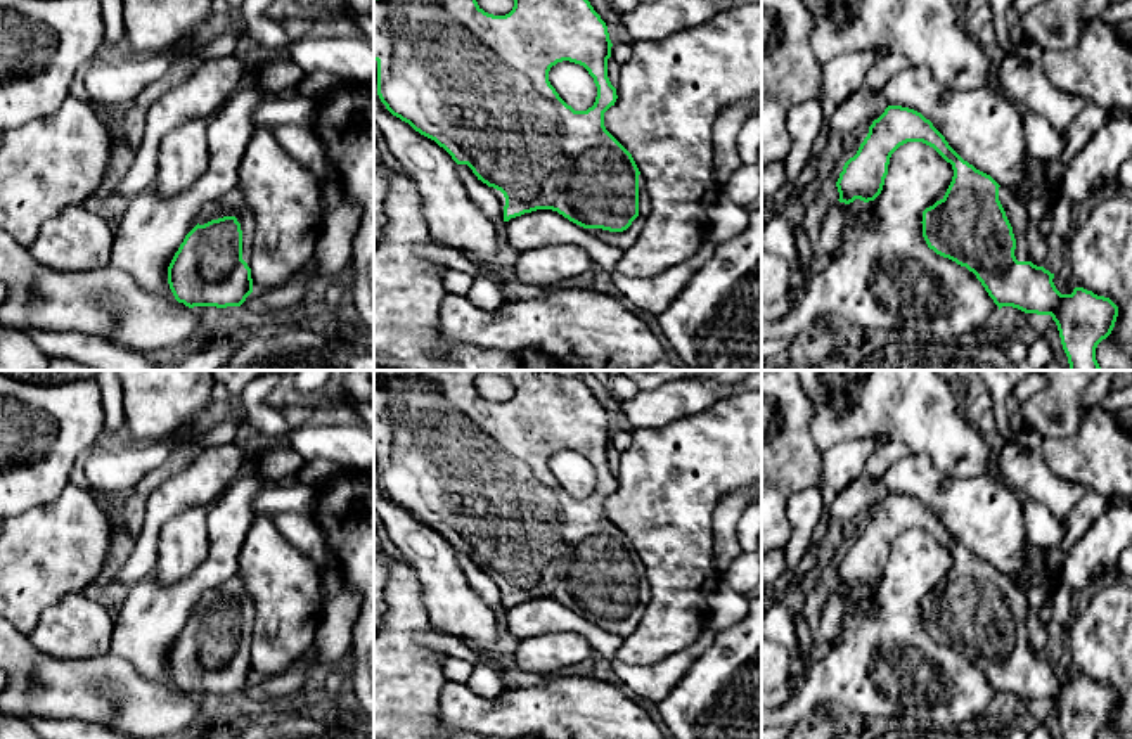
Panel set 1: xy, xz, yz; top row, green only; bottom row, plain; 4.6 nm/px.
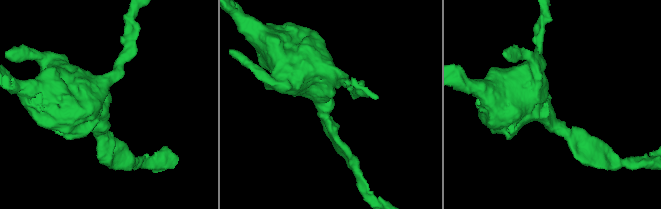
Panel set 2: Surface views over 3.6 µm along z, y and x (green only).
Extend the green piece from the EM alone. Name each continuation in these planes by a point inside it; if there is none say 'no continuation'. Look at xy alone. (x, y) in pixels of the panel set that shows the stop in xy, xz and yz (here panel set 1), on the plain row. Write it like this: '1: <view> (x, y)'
1: xy (232, 592)

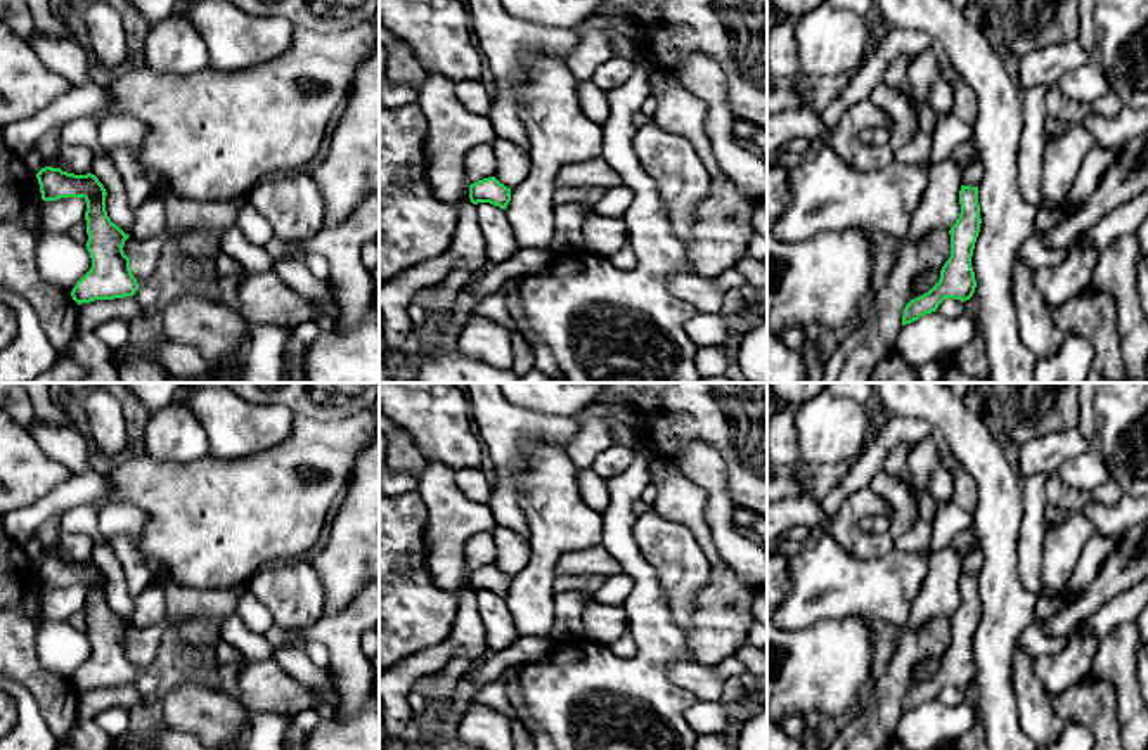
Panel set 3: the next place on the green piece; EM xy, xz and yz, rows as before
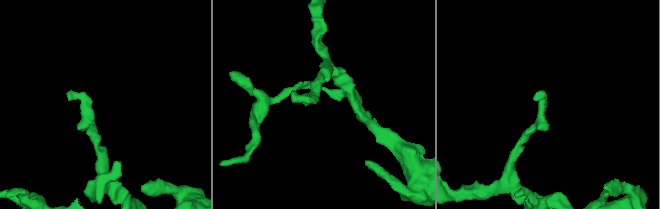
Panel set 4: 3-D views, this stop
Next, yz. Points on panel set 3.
no continuation

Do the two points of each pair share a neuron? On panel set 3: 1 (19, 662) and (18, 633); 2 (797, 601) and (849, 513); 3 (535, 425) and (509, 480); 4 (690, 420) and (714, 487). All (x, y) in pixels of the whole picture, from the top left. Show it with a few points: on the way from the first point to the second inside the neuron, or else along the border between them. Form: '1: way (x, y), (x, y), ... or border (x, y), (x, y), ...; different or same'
1: way (18, 655), (18, 640); same
2: border (825, 532), (851, 555), (870, 558); different
3: way (522, 435), (509, 447), (509, 466); same
4: border (672, 461), (691, 442), (707, 440), (726, 466); different

